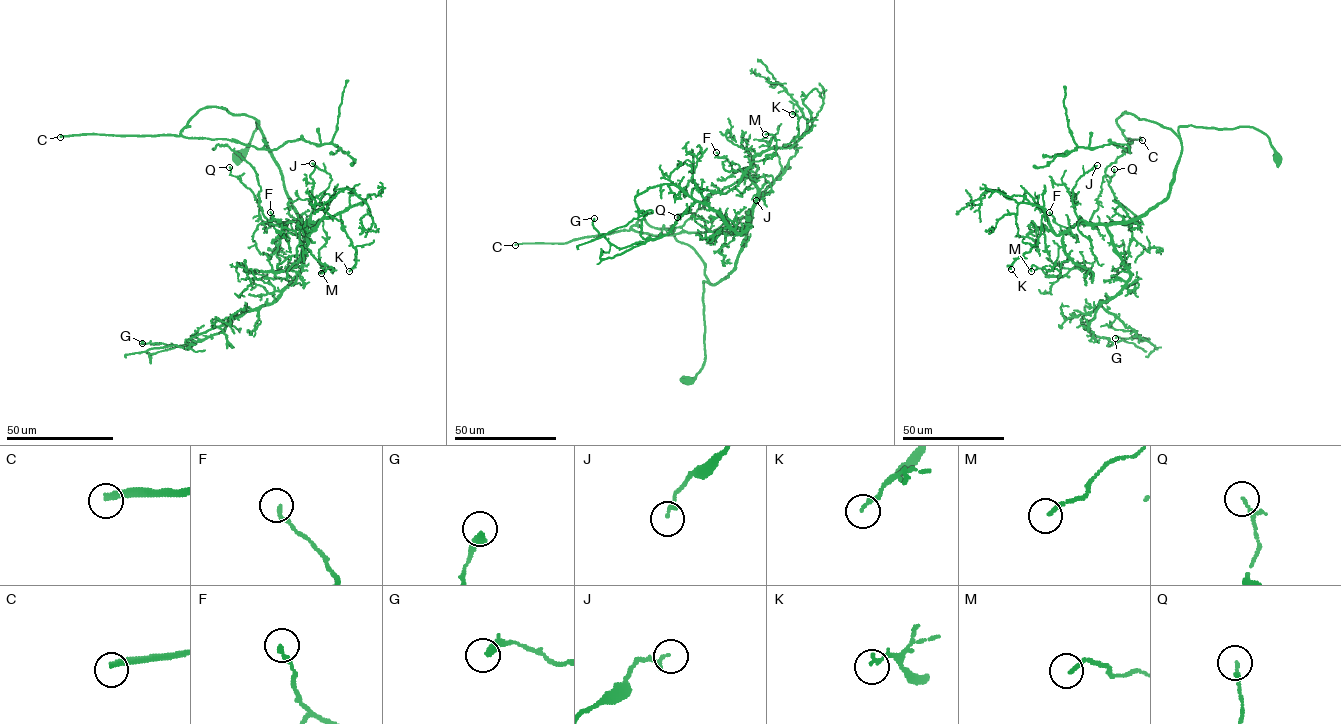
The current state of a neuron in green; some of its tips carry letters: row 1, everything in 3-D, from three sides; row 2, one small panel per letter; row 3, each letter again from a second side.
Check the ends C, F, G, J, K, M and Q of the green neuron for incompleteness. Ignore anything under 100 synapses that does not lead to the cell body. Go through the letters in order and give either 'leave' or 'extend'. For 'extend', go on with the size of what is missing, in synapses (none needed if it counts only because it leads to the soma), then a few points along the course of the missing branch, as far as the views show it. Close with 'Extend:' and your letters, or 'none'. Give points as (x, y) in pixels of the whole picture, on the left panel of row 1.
C: extend; about 250 synapses
F: leave
G: leave
J: leave
K: leave
M: leave
Q: leave
Extend: C

